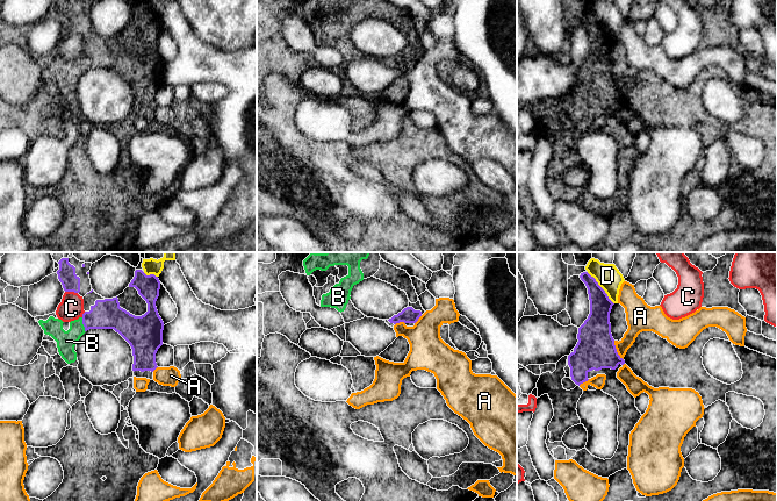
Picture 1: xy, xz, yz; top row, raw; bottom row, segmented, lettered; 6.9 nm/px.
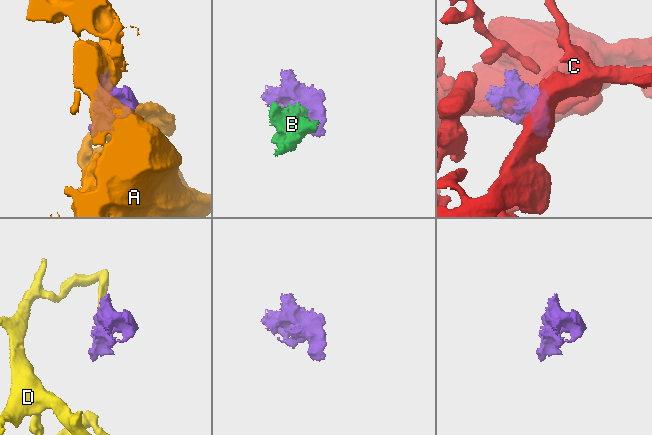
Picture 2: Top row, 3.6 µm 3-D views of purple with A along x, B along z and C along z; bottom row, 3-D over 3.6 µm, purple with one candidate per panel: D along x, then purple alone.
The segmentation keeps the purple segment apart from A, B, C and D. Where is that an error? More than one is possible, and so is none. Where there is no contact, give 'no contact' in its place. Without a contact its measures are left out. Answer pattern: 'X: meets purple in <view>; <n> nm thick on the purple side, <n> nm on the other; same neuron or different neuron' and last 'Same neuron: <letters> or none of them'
A: meets purple in yz; 280 nm thick on the purple side, 140 nm on the other; different neuron
B: meets purple in xy; 200 nm thick on the purple side, 130 nm on the other; same neuron
C: meets purple in xy; 130 nm thick on the purple side, 170 nm on the other; different neuron
D: meets purple in yz; 160 nm thick on the purple side, 170 nm on the other; different neuron
Same neuron: B

